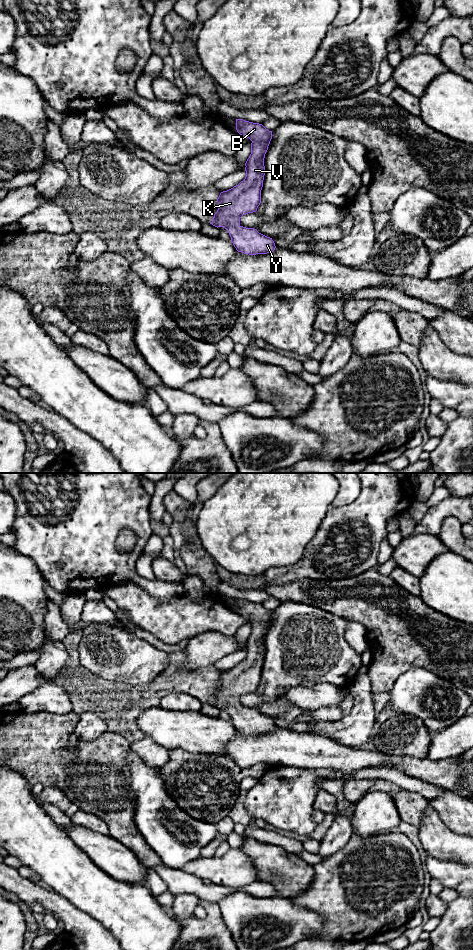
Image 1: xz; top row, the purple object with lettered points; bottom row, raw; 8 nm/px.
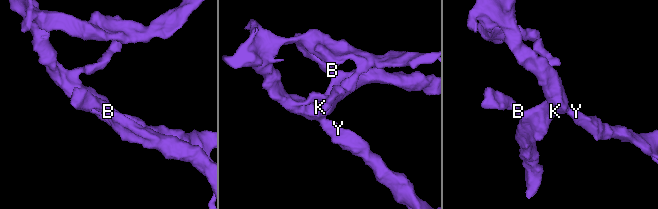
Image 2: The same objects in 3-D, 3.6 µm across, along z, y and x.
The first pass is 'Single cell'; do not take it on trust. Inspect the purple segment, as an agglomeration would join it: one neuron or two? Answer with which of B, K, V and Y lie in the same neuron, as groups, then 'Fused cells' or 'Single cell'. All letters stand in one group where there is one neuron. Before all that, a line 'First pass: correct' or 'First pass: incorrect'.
First pass: correct
Groups: B K V Y. Single cell

